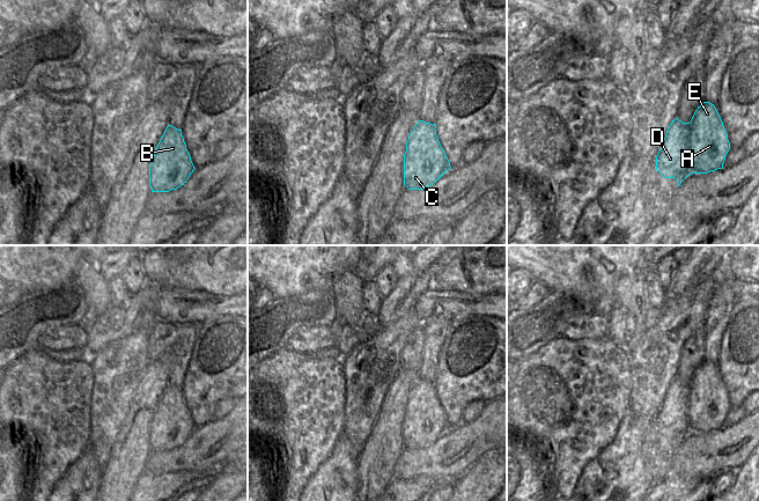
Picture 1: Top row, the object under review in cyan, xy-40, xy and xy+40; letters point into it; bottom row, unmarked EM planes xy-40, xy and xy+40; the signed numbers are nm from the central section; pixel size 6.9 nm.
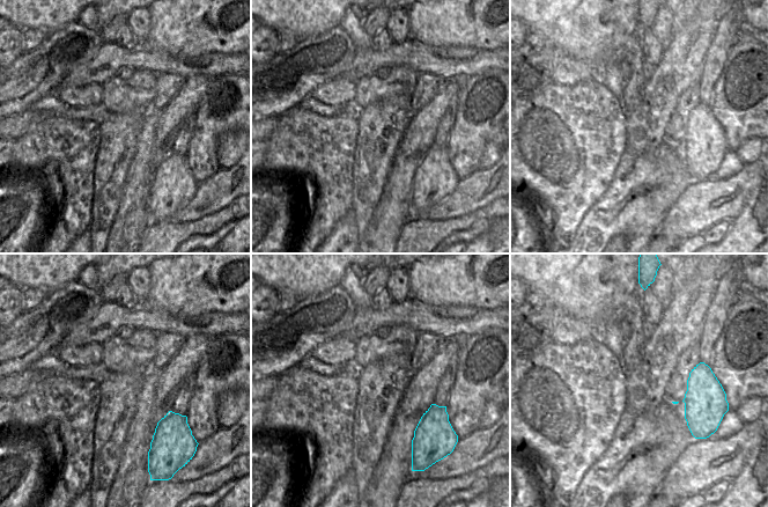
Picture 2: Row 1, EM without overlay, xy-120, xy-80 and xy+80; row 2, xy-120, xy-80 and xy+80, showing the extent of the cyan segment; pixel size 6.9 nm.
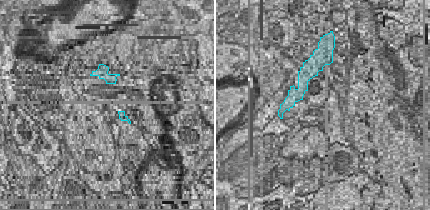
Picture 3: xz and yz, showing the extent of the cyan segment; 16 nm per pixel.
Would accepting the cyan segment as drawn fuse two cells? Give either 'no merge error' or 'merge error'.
no merge error

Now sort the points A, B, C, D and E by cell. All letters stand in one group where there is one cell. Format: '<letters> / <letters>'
A B C D E

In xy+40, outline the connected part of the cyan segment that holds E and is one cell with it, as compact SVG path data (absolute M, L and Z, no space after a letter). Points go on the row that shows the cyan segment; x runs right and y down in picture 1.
M703 102L690 123L672 120L656 156L656 170L664 178L676 178L679 186L692 174L722 169L729 149L728 133L715 105Z

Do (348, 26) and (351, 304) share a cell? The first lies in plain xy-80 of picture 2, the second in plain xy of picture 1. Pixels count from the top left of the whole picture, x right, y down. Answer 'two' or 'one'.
one

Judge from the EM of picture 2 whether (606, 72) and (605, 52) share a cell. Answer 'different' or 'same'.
different

